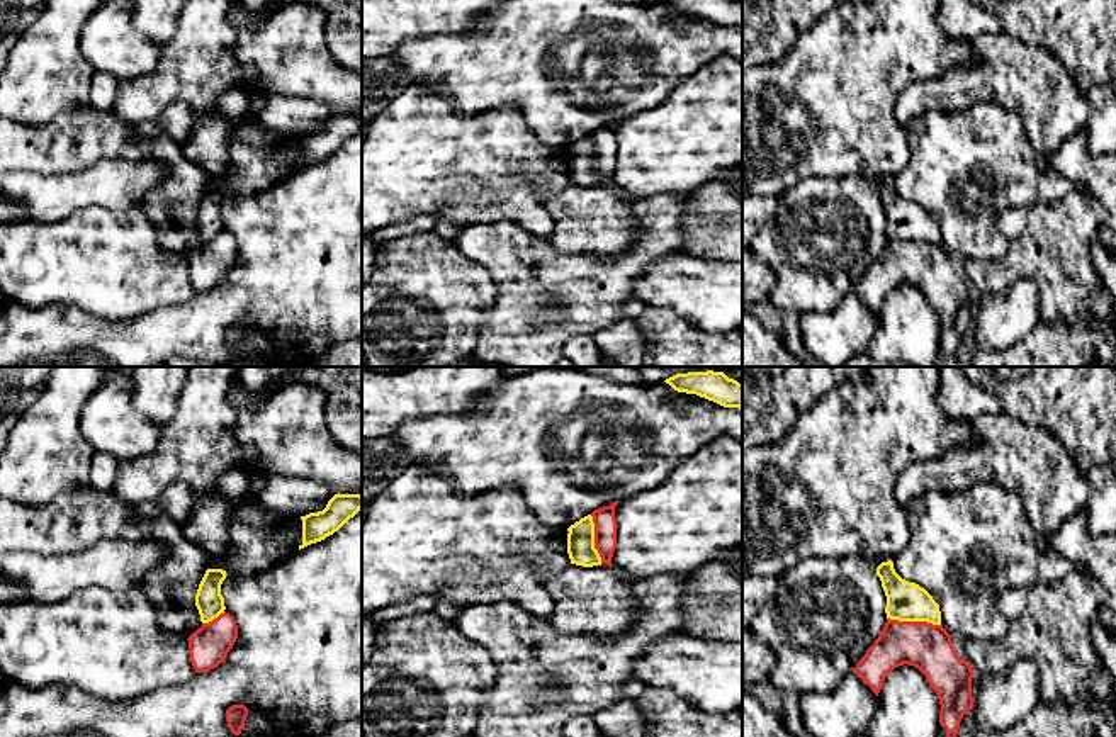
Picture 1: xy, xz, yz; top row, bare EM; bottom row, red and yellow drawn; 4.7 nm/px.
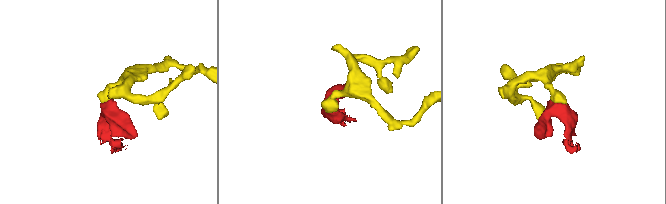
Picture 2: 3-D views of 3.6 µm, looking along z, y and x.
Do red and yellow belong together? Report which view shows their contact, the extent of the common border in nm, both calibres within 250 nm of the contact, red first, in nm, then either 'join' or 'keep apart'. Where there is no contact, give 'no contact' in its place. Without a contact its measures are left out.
meets red in yz; contact 260 nm long; 220 nm thick on the red side, 190 nm on the other; keep apart

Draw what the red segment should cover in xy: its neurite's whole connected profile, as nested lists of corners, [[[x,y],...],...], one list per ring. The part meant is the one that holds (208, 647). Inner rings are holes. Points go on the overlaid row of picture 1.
[[[221,613],[209,623],[202,623],[189,640],[190,662],[195,672],[209,672],[217,667],[238,639],[238,625],[229,613]]]

